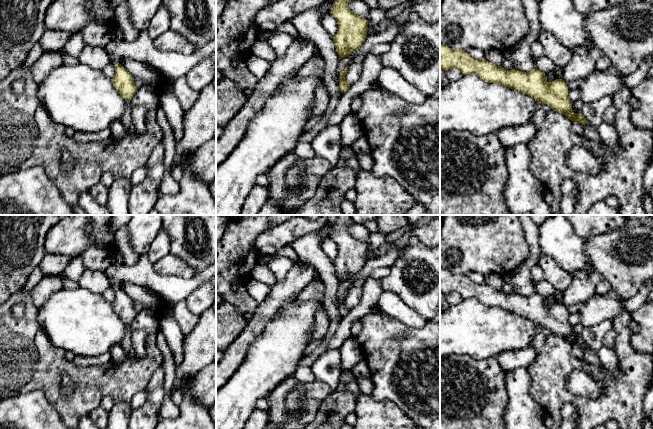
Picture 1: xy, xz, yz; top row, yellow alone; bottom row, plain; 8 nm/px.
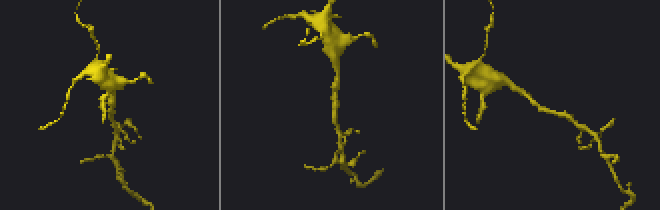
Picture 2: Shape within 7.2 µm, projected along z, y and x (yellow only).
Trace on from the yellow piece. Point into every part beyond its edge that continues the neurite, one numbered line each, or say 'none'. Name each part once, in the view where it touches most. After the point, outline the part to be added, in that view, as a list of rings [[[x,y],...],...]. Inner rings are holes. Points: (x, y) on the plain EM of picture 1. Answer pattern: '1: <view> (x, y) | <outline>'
none

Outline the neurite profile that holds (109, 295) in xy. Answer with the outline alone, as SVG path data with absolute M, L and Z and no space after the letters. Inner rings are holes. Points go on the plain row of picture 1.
M108 288L102 293L102 297L108 303L112 303L115 299L115 288Z

